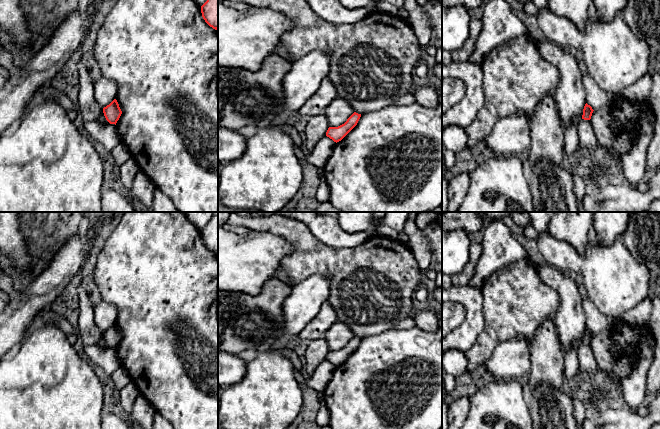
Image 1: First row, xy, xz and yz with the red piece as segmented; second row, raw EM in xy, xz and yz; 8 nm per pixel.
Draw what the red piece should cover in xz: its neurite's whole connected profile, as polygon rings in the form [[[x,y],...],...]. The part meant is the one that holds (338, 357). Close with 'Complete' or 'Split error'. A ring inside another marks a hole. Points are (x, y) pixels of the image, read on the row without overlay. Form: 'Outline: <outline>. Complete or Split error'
Outline: [[[354,336],[347,345],[338,351],[329,351],[326,360],[334,366],[341,365],[358,347],[361,338]]]. Complete

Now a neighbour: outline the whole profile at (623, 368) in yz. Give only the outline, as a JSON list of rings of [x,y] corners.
[[[623,357],[614,367],[614,374],[621,379],[629,376],[637,368],[638,363],[633,363],[629,357]]]

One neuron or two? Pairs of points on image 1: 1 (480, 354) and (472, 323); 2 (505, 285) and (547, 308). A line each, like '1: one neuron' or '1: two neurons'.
1: two neurons
2: one neuron

